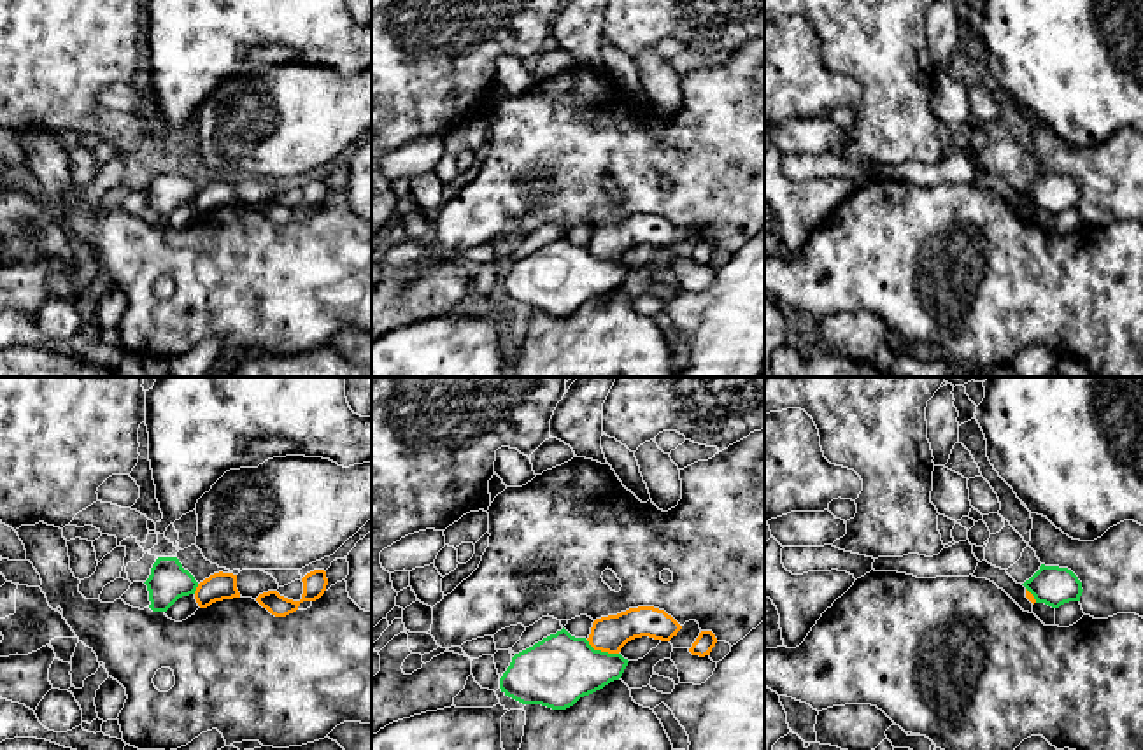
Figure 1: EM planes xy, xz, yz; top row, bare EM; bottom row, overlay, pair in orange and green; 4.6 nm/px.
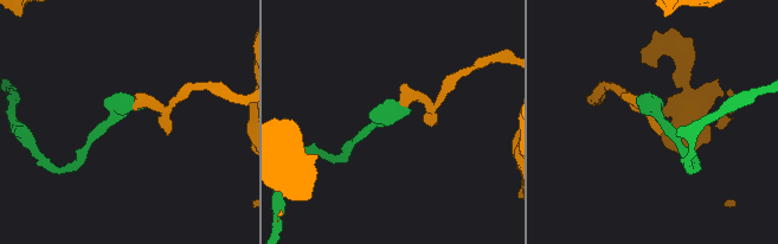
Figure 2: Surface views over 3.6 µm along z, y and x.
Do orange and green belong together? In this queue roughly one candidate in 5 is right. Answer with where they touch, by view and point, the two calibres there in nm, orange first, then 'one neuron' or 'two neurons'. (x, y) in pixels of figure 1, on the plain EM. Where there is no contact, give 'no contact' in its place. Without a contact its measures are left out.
xz (602, 258) | 160/320 nm | two neurons

